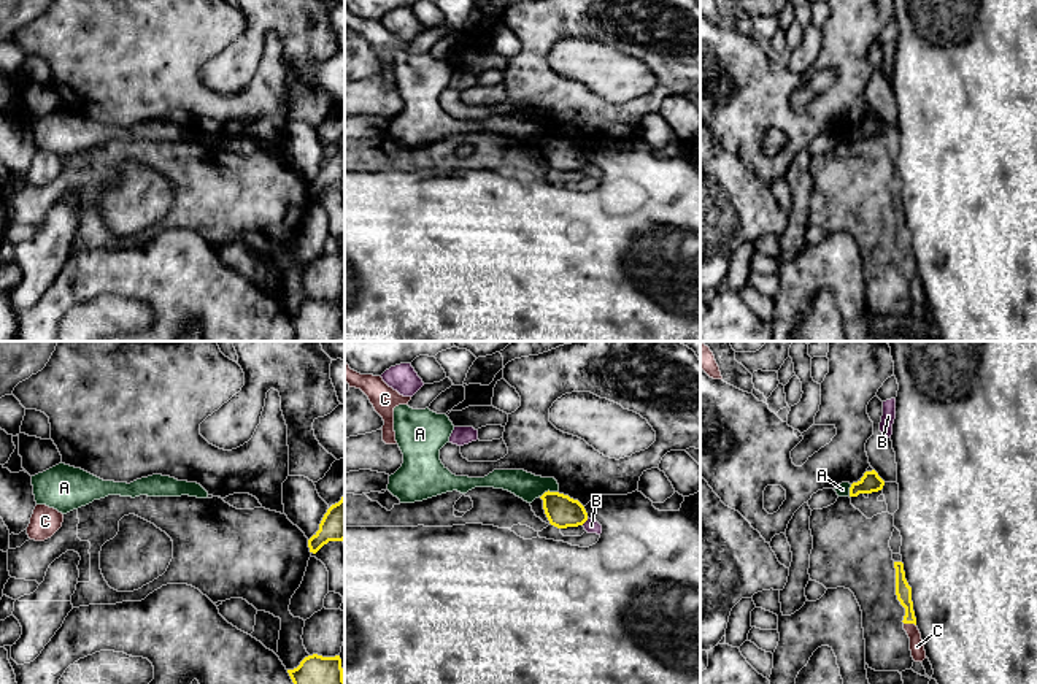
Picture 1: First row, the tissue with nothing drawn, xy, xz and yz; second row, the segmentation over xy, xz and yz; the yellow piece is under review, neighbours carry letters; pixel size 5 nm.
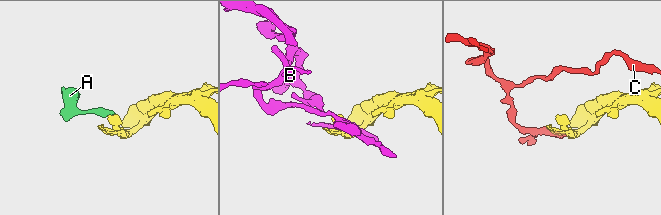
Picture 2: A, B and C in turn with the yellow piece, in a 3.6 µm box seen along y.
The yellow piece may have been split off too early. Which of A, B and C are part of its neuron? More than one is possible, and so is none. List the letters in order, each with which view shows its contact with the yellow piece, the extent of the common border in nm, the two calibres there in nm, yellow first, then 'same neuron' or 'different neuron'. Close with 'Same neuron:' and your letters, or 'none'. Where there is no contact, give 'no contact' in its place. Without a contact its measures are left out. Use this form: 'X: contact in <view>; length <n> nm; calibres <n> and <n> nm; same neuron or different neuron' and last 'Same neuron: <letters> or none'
A: contact in xz; length 90 nm; calibres 160 and 140 nm; different neuron
B: contact in xz; length 50 nm; calibres 160 and 70 nm; different neuron
C: contact in yz; length 70 nm; calibres 80 and 80 nm; different neuron
Same neuron: none

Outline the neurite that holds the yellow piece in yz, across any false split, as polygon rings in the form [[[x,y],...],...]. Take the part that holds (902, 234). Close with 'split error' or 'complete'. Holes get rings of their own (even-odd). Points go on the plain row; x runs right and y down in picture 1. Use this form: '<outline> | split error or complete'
[[[894,206],[894,213],[896,213],[896,240],[900,249],[905,252],[905,260],[902,267],[916,270],[913,246],[912,246],[912,232],[905,224],[904,208]]] | complete

